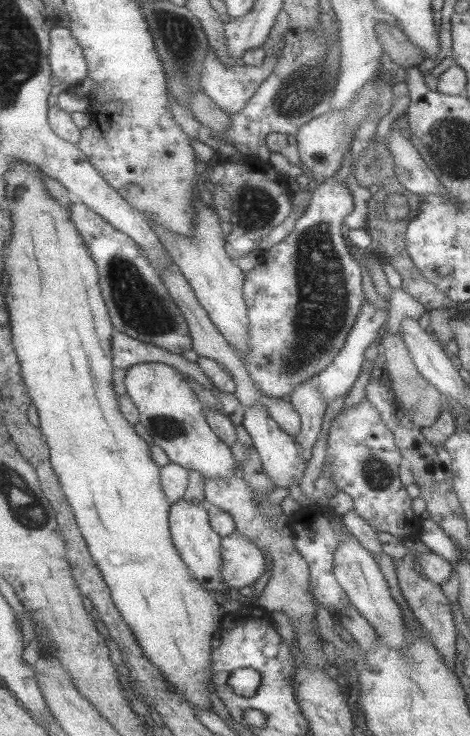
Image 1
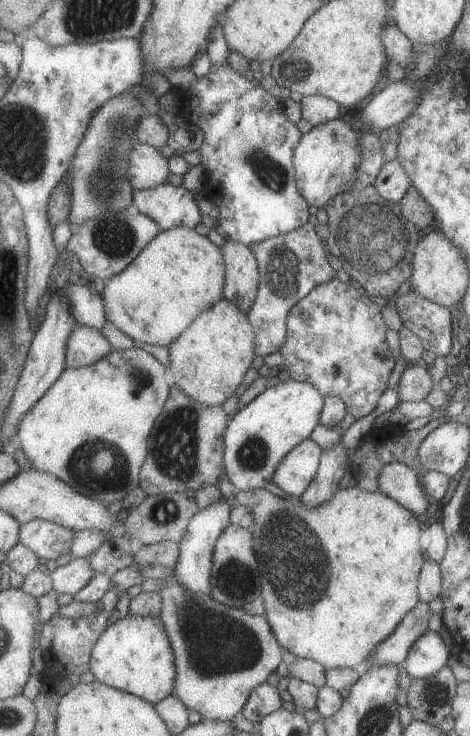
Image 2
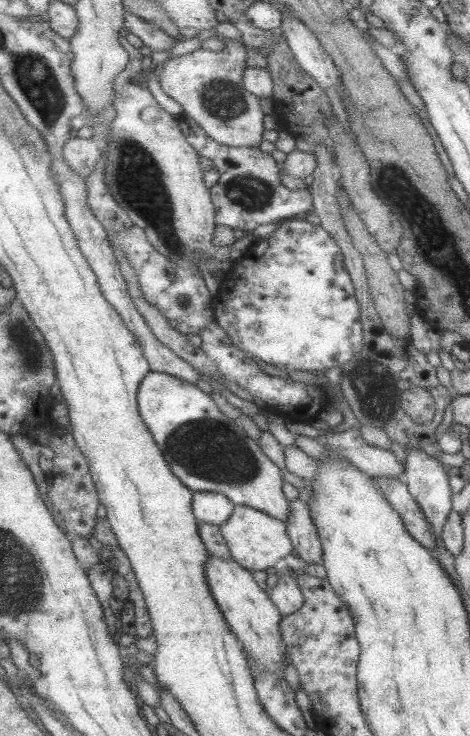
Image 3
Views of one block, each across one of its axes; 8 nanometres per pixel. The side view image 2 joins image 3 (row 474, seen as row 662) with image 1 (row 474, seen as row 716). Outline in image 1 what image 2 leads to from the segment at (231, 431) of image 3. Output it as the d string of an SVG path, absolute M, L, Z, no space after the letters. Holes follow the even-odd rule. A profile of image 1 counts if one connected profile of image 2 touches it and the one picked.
M162 362L135 364L135 366L127 369L125 387L140 412L140 424L154 438L154 444L165 452L170 462L180 464L189 470L198 470L201 475L207 478L225 478L225 480L233 478L235 464L239 463L235 462L231 447L219 439L217 433L211 429L203 403L180 370Z

